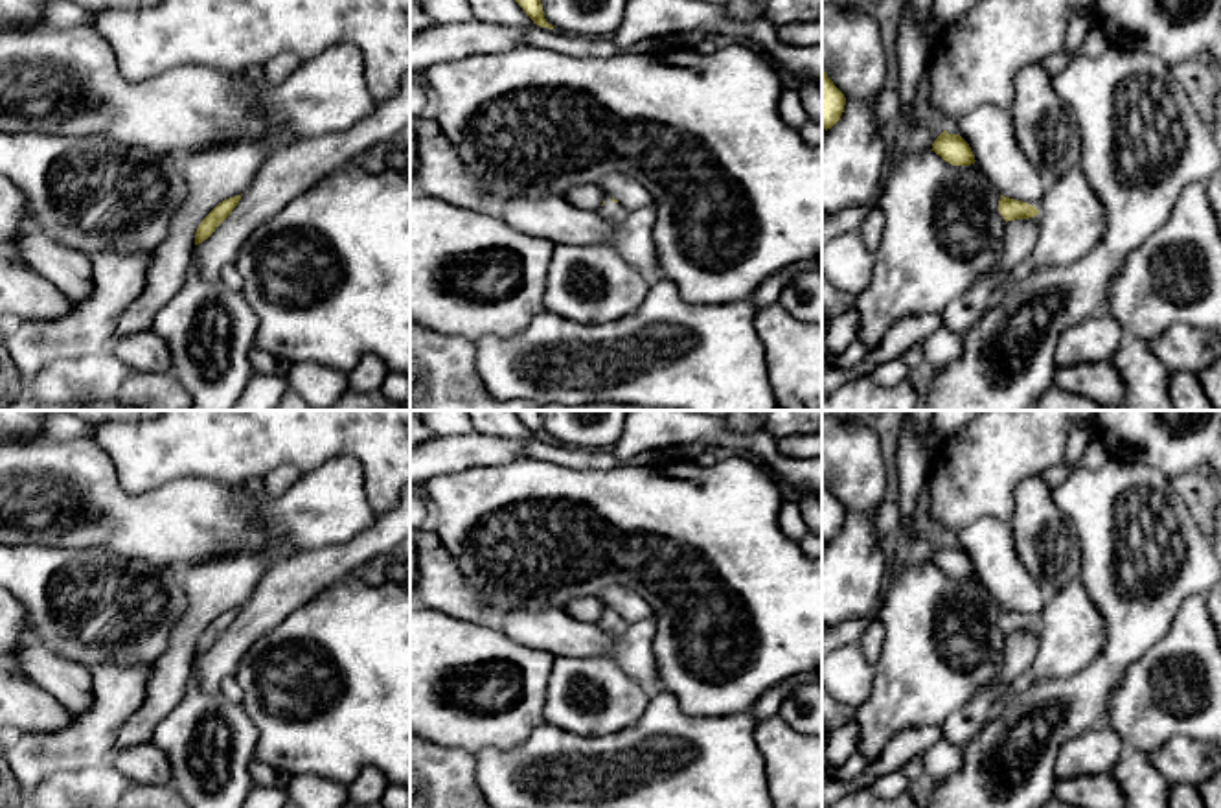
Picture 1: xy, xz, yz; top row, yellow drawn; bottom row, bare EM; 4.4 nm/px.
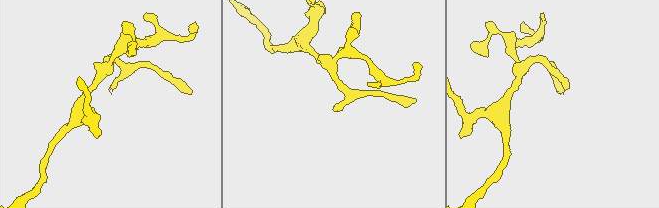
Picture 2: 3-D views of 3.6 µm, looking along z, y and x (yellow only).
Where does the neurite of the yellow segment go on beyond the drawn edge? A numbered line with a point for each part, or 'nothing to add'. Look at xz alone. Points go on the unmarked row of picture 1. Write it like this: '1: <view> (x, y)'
1: xz (613, 624)

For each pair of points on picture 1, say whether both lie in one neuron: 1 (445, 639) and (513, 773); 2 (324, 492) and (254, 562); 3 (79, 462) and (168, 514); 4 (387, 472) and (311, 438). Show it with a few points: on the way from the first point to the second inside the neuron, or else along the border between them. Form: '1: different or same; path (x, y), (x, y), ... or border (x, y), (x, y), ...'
1: different; border (537, 726), (513, 748), (484, 748), (475, 755)
2: same; path (308, 508), (271, 545)
3: same; path (102, 484), (131, 514), (146, 514)
4: same; path (368, 453), (353, 438), (330, 438)

